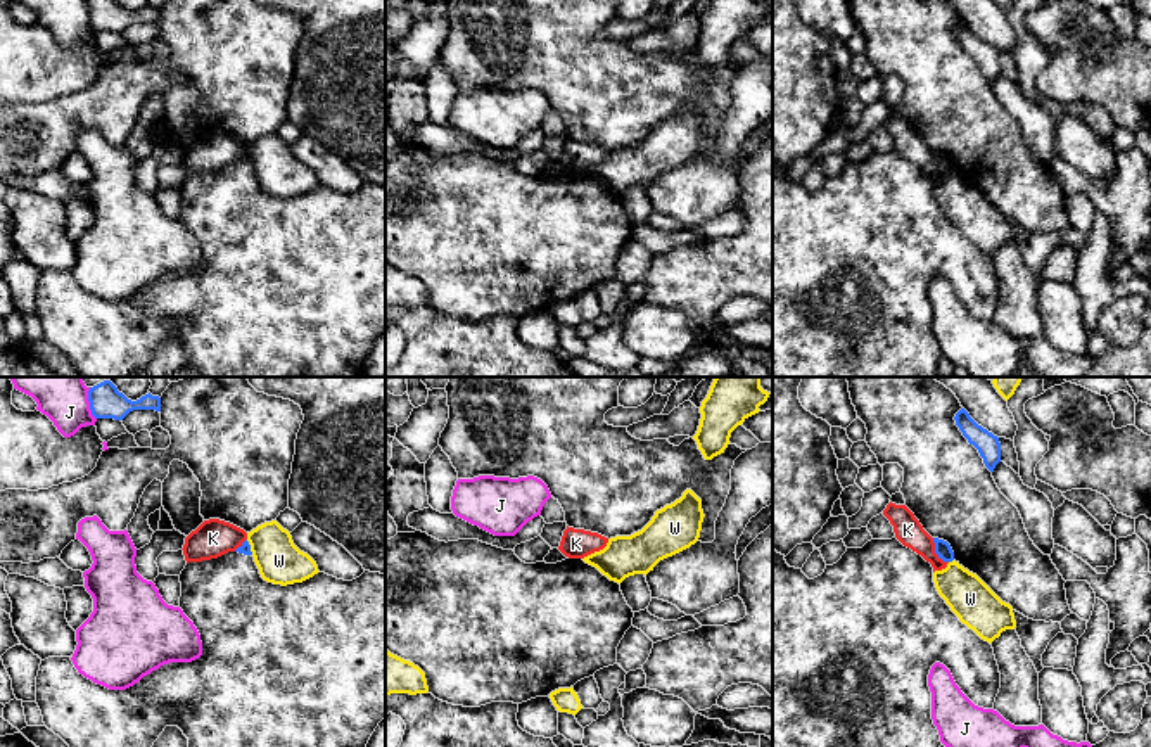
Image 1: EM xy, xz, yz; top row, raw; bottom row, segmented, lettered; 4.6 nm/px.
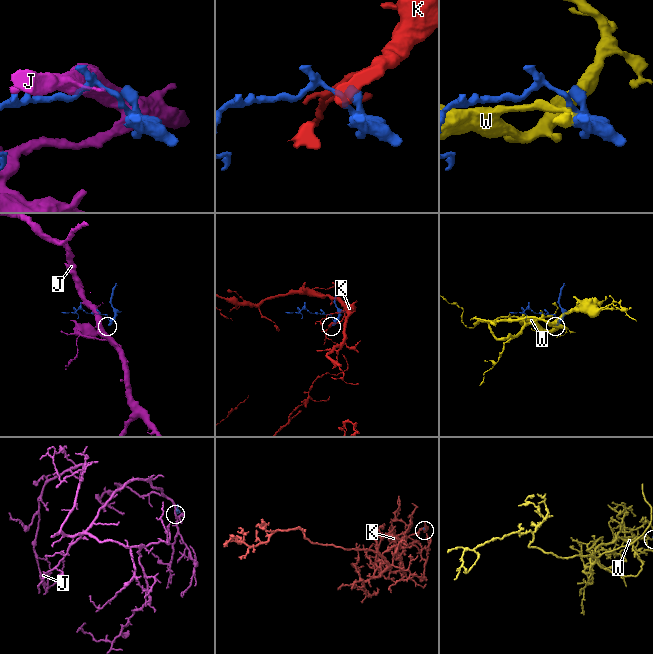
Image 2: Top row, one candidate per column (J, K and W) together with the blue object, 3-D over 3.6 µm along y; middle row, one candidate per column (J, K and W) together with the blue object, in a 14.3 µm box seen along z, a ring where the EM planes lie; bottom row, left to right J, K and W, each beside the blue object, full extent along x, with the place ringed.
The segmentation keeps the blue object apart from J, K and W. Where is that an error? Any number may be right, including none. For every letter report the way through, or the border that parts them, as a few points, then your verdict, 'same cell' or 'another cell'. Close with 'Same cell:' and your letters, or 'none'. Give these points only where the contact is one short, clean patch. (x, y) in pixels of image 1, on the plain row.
J: another cell
K: border yz (932, 151), (934, 163), (947, 175); another cell
W: border yz (953, 172), (949, 175); another cell
Same cell: none

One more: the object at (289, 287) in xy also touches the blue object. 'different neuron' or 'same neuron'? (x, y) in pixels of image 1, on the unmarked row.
same neuron

